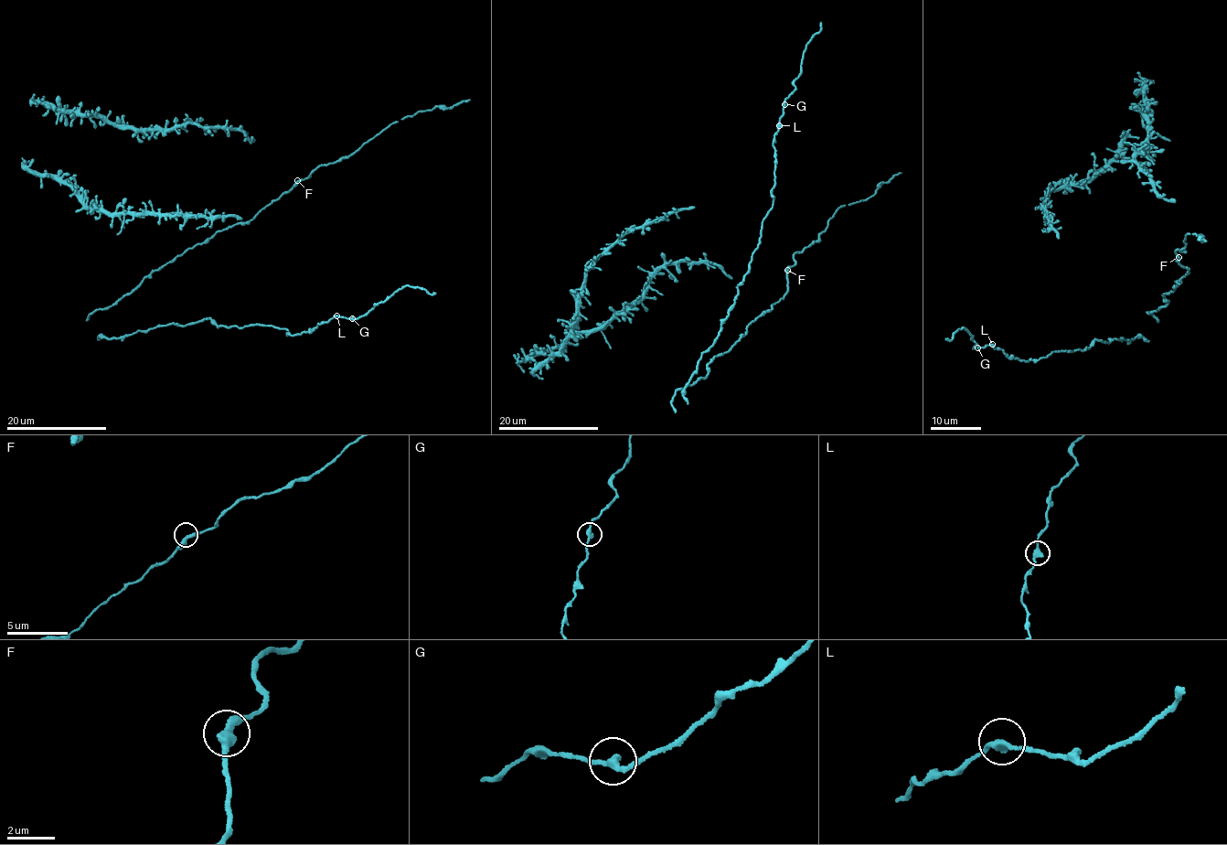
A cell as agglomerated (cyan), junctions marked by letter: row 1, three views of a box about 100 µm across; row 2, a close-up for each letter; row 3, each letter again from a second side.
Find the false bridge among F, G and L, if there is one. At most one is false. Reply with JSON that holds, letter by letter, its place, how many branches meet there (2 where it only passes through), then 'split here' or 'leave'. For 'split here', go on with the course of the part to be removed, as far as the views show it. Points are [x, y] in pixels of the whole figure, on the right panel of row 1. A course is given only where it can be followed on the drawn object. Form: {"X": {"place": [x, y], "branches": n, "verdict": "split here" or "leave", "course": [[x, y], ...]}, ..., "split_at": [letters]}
{"F": {"place": [1178, 257], "branches": 2, "verdict": "leave"}, "G": {"place": [977, 347], "branches": 2, "verdict": "leave"}, "L": {"place": [992, 344], "branches": 2, "verdict": "leave"}, "split_at": []}

